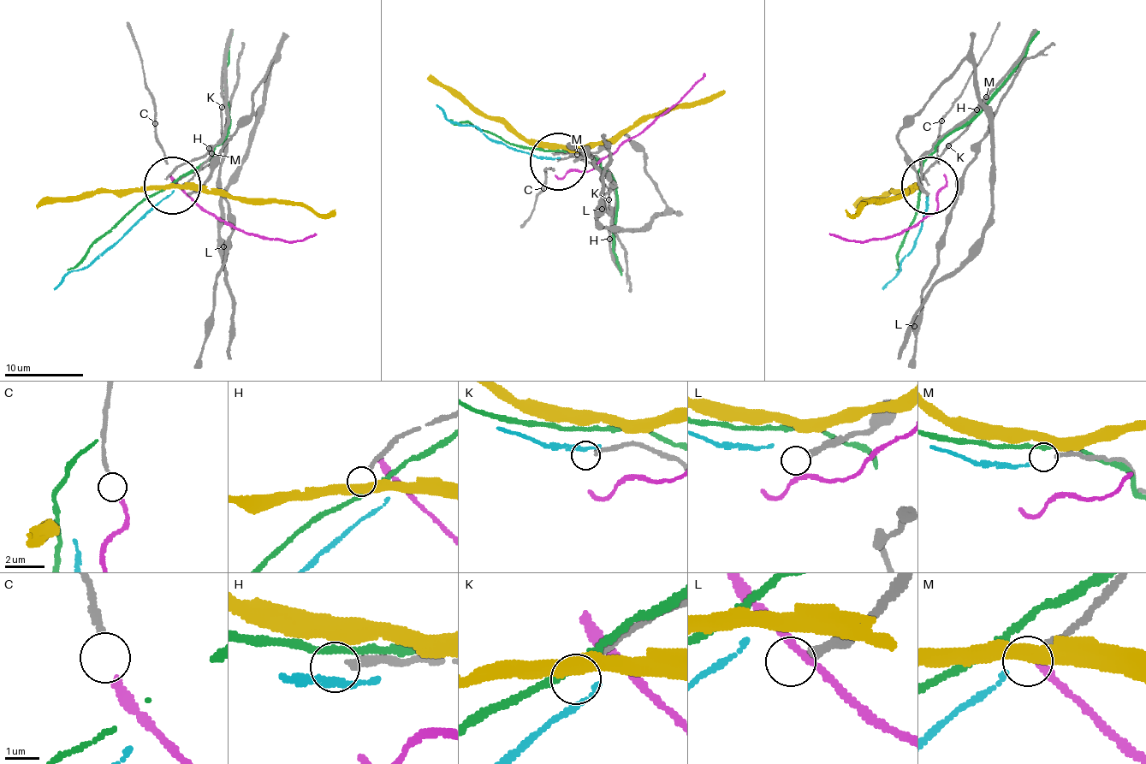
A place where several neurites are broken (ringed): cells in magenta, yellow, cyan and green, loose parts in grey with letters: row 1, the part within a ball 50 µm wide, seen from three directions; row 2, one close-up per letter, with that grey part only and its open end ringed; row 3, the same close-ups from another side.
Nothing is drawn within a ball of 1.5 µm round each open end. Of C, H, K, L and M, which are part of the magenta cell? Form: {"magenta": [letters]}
{"magenta": ["C"]}

